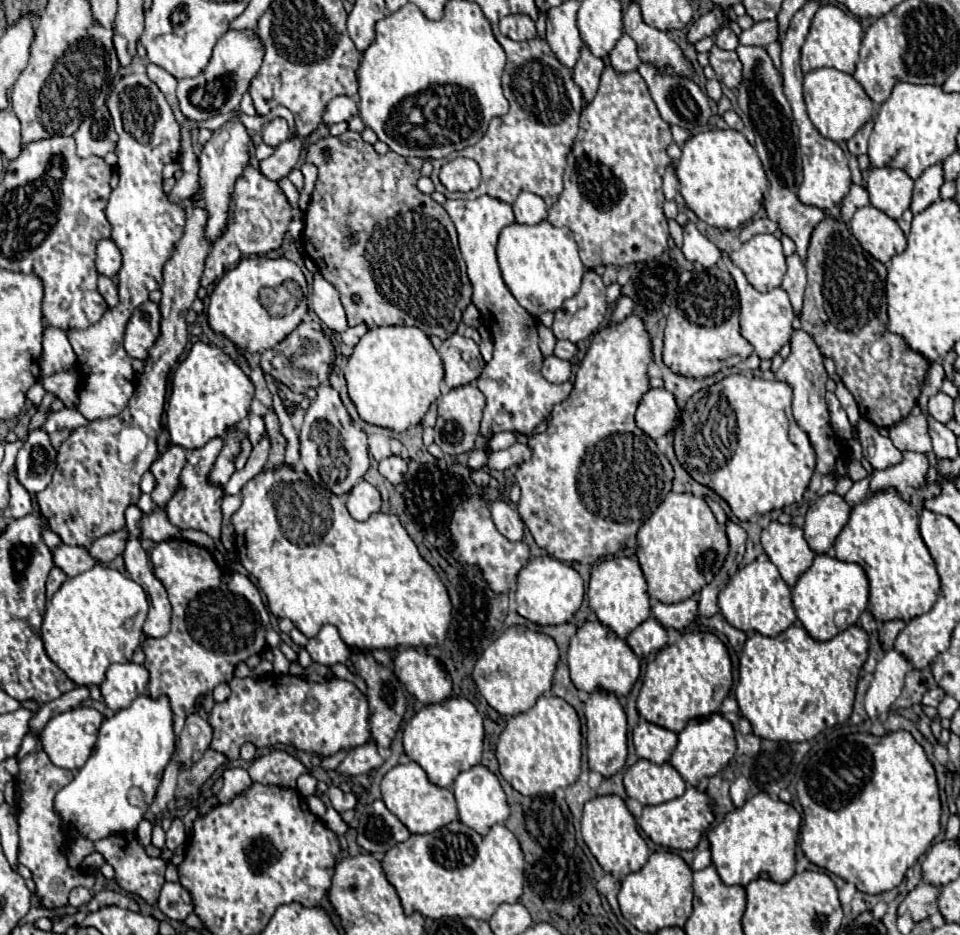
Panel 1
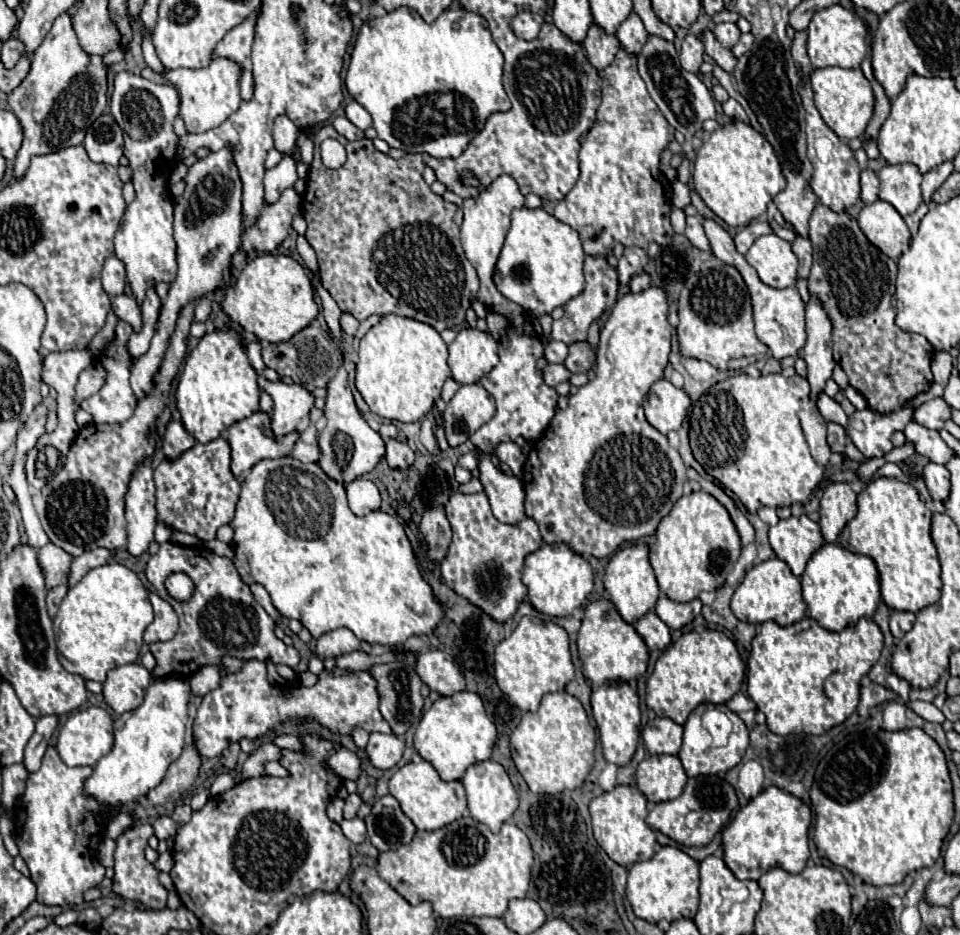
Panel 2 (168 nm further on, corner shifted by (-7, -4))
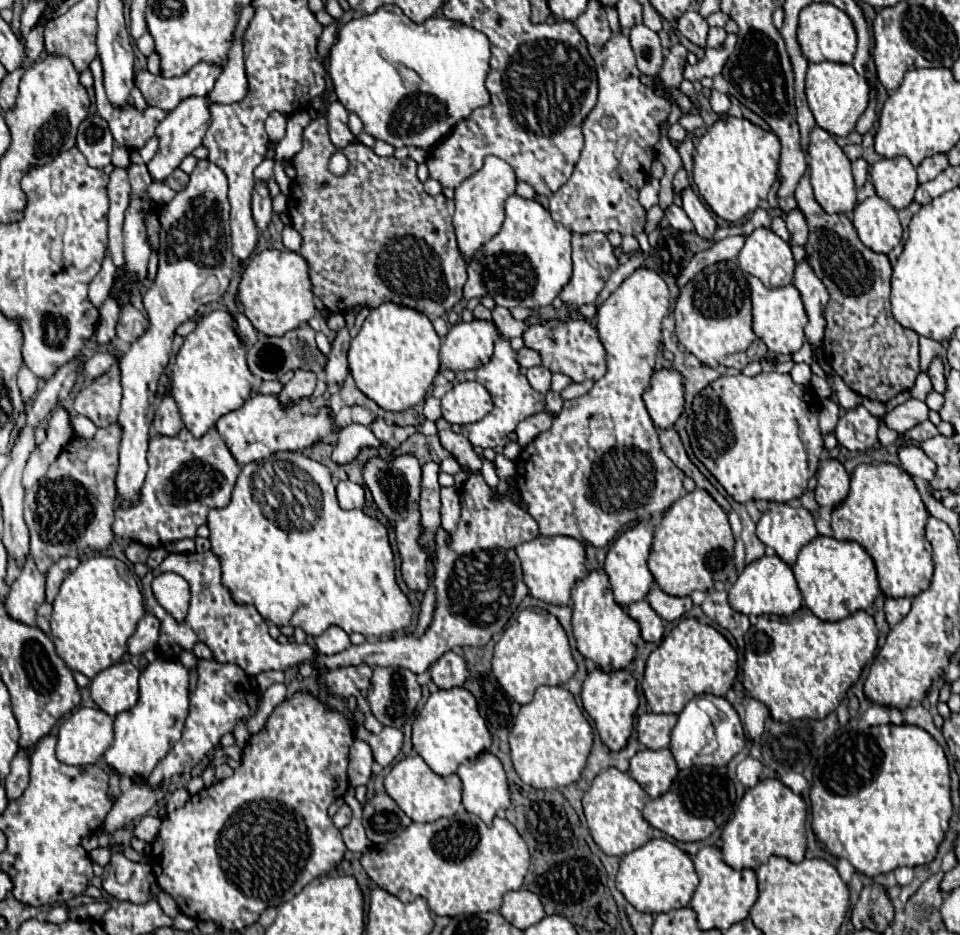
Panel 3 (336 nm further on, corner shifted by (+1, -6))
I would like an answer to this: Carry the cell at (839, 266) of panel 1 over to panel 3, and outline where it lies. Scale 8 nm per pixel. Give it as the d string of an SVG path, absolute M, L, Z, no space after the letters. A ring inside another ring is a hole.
M808 174L800 180L796 188L796 202L800 212L806 216L808 222L808 242L806 242L806 262L814 270L814 274L822 280L822 284L828 288L830 302L826 306L826 336L824 336L824 360L832 364L832 370L860 396L888 402L900 392L906 392L914 386L916 376L920 374L920 346L918 346L918 334L912 330L902 328L890 314L890 276L892 266L888 256L876 254L870 248L866 248L852 222L844 214L826 214L822 206L816 202L812 194L812 186L808 180Z

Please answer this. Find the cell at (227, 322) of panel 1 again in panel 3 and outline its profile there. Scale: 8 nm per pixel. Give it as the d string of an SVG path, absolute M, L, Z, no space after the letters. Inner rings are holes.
M264 250L252 256L242 270L236 294L236 302L244 308L244 316L266 336L284 336L302 322L308 322L316 314L312 298L314 294L308 278L308 264L300 254L288 250Z

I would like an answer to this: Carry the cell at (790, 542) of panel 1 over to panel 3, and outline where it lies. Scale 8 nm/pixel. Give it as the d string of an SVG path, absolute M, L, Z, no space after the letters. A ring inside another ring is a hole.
M776 502L768 504L768 512L756 524L756 534L788 566L794 564L800 548L818 536L814 518L806 508Z

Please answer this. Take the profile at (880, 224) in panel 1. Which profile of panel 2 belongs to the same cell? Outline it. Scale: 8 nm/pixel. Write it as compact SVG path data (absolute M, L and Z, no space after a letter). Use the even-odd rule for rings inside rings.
M876 200L874 204L864 206L858 214L858 224L866 238L886 256L898 260L898 256L908 250L910 230L892 204Z

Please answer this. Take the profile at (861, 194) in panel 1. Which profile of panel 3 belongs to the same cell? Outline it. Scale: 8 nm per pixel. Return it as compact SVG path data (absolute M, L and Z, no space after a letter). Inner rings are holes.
M862 158L856 160L852 164L852 174L854 174L856 188L862 188L866 184L866 180L868 180L868 164L866 164L866 160L862 160Z

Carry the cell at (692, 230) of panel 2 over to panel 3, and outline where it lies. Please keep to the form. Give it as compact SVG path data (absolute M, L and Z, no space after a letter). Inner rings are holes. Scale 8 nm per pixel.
M672 204L670 208L666 208L664 214L666 214L666 218L668 218L668 222L670 222L670 226L674 230L680 230L680 232L692 232L694 230L690 218L686 216L686 212L680 206L674 206Z

